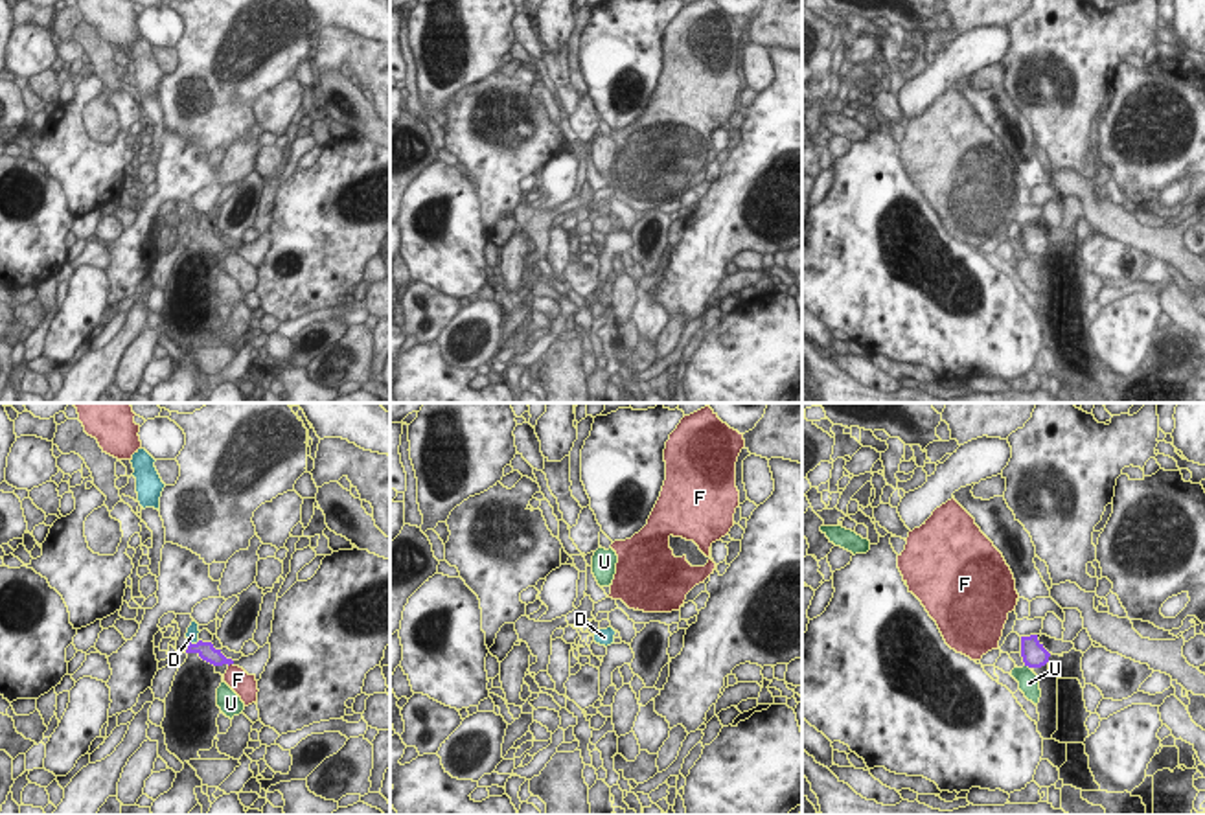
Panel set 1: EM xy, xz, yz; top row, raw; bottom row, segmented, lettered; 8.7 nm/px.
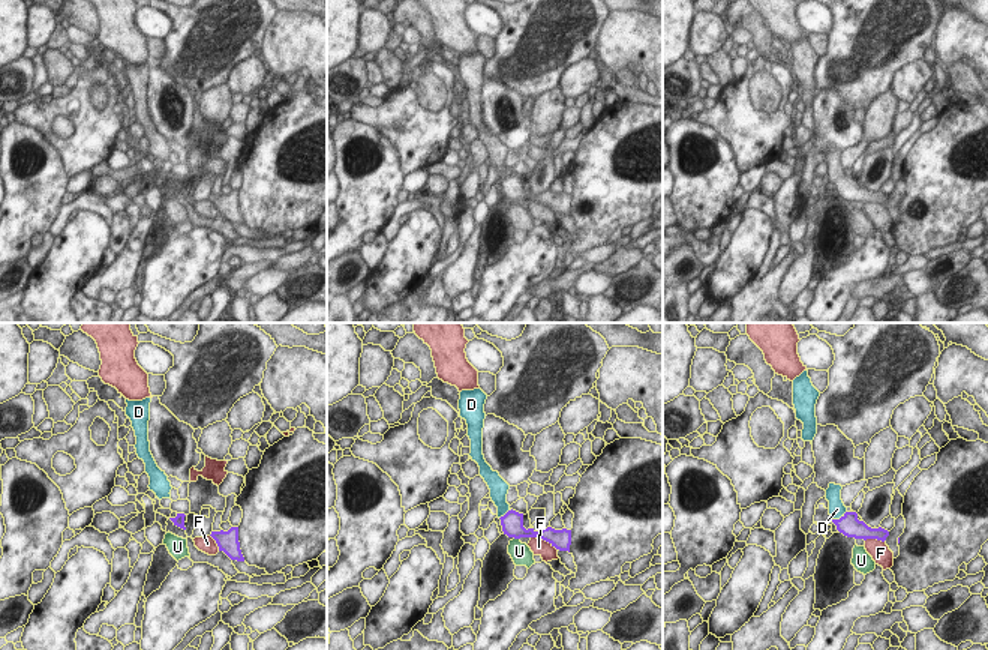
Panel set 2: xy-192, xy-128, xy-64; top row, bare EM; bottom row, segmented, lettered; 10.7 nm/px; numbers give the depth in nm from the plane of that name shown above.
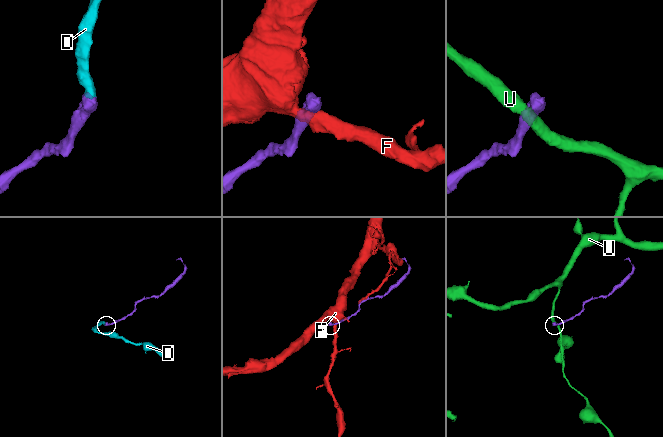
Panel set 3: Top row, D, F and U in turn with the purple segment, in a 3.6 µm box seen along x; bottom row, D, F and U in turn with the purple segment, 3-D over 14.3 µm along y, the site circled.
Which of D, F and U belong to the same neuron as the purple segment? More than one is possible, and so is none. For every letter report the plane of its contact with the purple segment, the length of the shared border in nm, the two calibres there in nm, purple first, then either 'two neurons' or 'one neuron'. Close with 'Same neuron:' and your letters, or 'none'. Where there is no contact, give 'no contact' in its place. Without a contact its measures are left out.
D: contact in xy; length 110 nm; calibres 160 and 120 nm; one neuron
F: contact in xy; length 60 nm; calibres 160 and 200 nm; two neurons
U: contact in yz; length 60 nm; calibres 220 and 190 nm; two neurons
Same neuron: D

